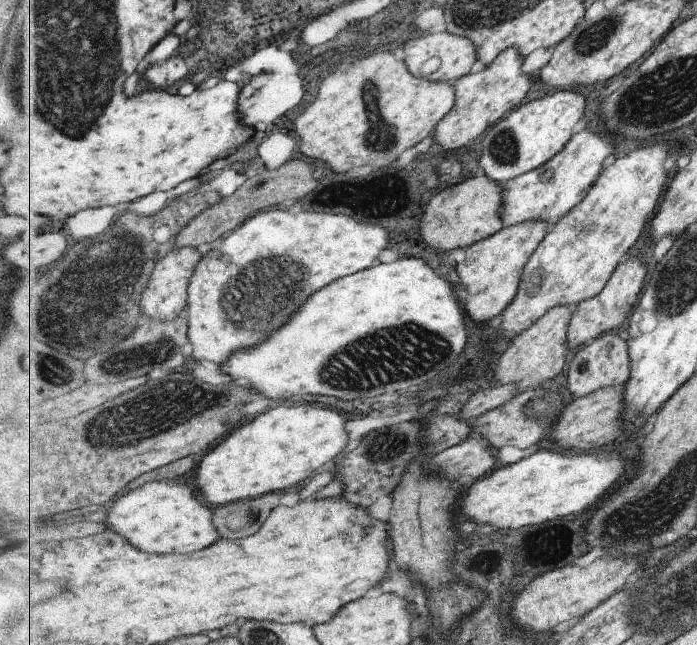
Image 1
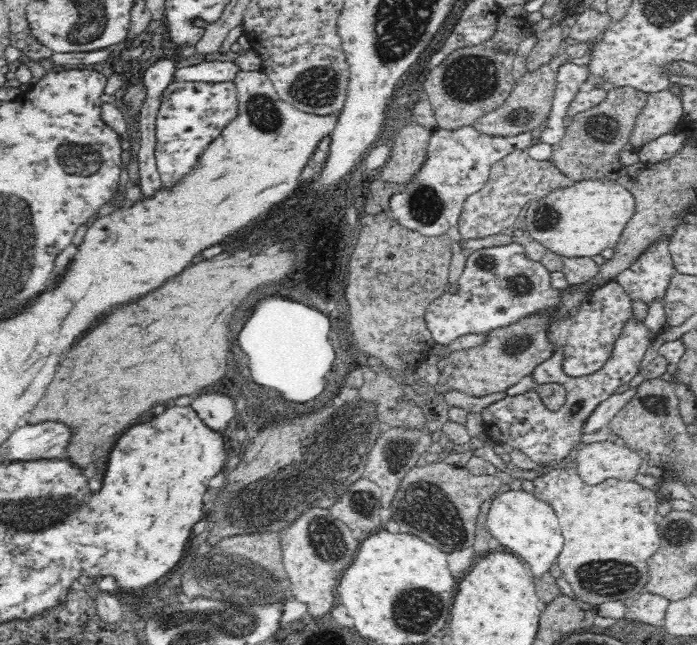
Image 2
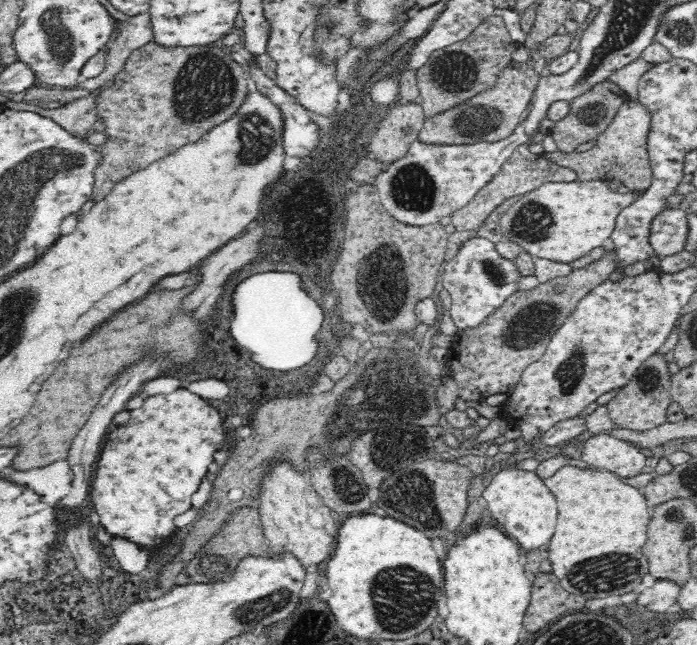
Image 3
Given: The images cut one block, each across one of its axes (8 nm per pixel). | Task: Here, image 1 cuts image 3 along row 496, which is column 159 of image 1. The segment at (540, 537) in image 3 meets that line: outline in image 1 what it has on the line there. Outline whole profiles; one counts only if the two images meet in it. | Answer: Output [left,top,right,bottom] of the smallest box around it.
[104,481,221,554]

